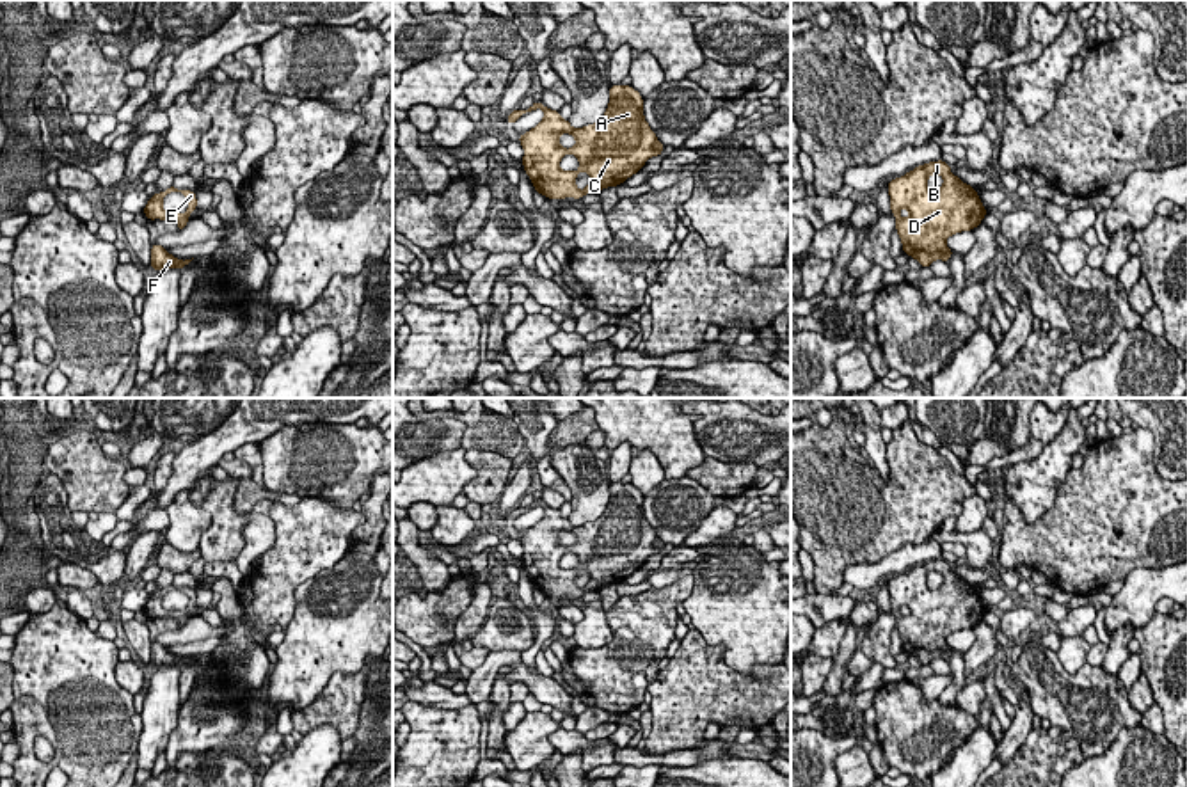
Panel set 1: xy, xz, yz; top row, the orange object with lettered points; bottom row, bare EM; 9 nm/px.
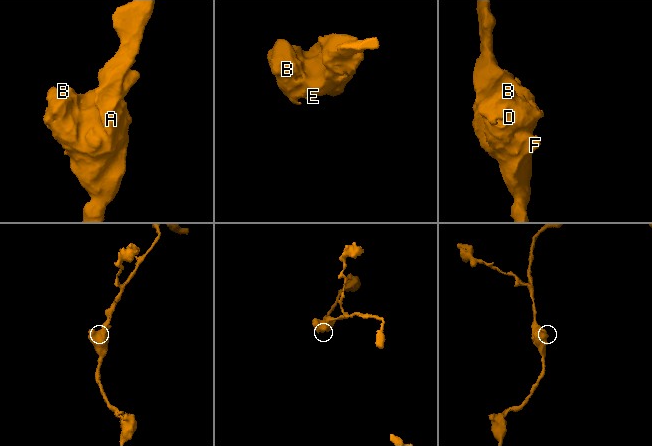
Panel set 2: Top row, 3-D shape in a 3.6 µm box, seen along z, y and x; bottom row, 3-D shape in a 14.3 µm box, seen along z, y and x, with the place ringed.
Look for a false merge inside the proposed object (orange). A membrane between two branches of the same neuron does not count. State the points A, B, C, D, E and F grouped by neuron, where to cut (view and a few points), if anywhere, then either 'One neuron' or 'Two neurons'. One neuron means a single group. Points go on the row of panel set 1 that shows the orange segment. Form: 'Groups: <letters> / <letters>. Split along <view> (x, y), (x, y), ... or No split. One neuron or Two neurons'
Groups: A B C D E F. No split. One neuron

